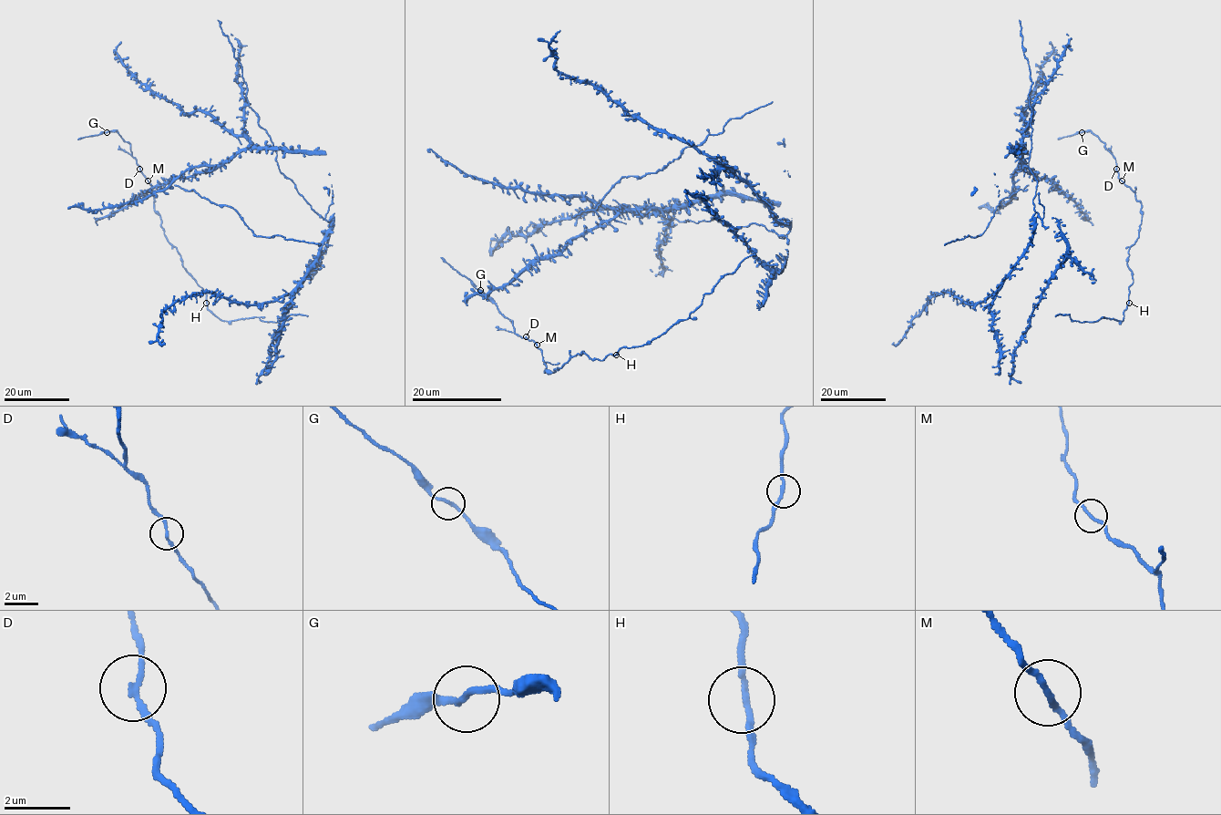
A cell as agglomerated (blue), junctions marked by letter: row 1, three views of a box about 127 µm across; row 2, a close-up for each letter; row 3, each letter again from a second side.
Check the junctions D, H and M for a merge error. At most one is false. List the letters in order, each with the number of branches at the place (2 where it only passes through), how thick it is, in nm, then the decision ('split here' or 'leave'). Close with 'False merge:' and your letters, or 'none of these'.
D: branches 2; calibre 160 nm; leave
H: branches 2; calibre 180 nm; leave
M: branches 2; calibre 170 nm; leave
False merge: none of these

